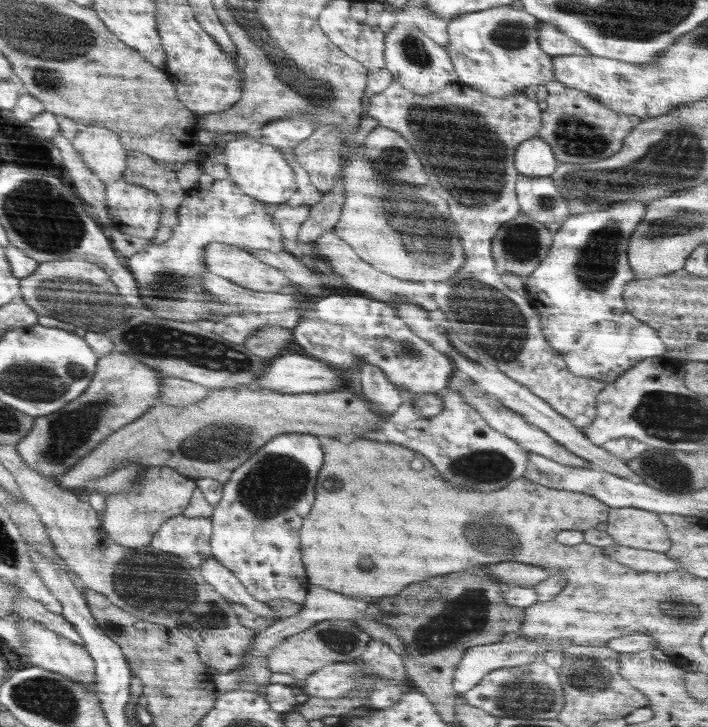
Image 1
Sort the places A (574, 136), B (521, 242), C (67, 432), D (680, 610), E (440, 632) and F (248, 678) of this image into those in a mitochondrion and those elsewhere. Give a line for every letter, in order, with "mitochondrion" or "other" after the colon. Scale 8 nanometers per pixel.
A: mitochondrion
B: mitochondrion
C: mitochondrion
D: mitochondrion
E: mitochondrion
F: mitochondrion

